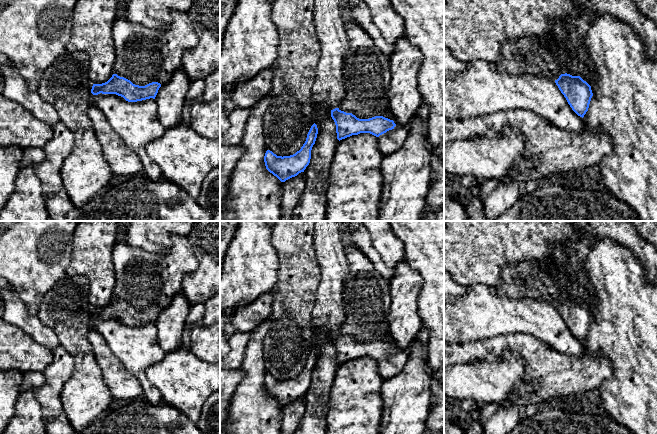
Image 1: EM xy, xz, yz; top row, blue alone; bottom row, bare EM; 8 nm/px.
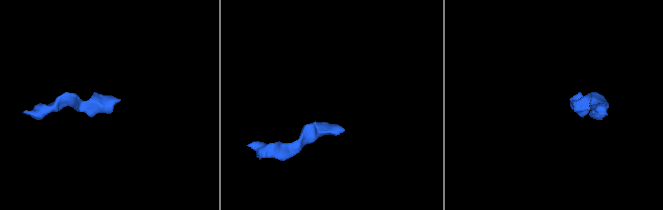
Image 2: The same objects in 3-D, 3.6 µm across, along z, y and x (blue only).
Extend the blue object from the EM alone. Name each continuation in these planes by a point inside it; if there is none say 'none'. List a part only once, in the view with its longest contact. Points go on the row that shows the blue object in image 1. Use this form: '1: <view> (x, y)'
1: xz (391, 141)

